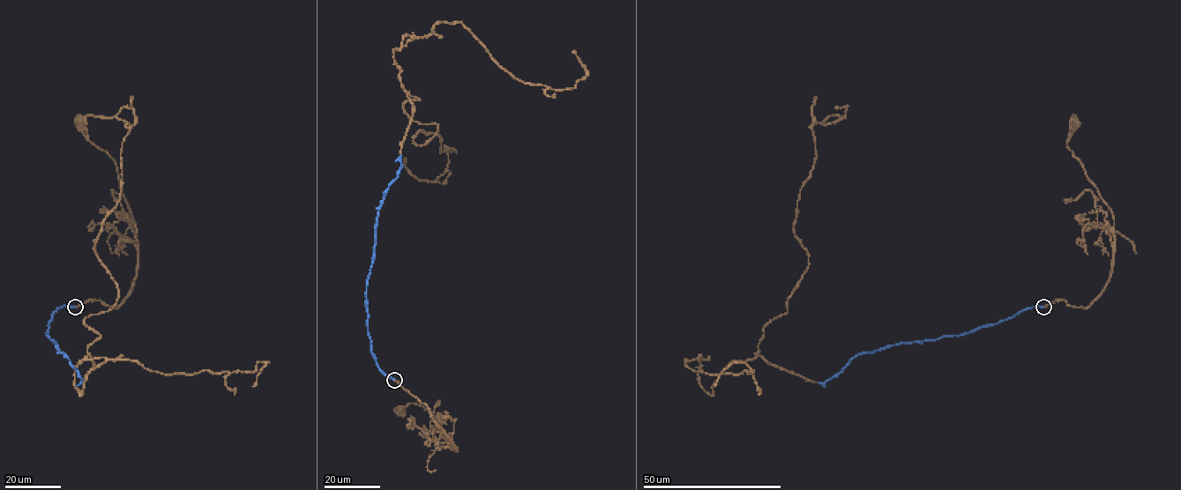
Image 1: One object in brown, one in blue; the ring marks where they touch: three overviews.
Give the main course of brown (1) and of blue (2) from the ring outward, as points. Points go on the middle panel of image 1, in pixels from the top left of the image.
1: (394, 380), (427, 407), (457, 450), (439, 434), (435, 418), (427, 409), (409, 404), (399, 411)
2: (394, 380), (383, 371), (370, 348), (366, 286), (380, 201), (401, 166), (399, 160), (395, 161)

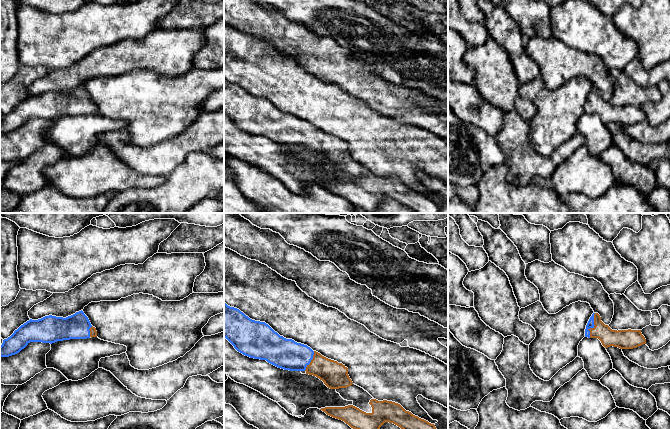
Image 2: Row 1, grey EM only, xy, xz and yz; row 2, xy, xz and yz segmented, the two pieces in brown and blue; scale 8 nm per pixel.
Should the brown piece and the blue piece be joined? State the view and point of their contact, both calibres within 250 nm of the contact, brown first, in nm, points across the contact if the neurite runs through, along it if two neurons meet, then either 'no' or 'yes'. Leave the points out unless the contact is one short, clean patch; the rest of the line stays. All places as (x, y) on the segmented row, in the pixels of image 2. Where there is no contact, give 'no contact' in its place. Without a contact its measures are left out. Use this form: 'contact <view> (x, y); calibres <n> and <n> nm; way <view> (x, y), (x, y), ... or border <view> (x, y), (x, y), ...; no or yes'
contact yz (594, 326); calibres 150 and 60 nm; yes

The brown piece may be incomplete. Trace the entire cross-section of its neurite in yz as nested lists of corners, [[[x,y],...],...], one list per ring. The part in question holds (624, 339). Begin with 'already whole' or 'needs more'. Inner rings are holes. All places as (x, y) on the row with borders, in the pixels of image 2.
needs more | [[[593,313],[590,317],[586,325],[585,337],[598,338],[605,348],[613,346],[620,349],[633,349],[646,344],[641,330],[612,330],[601,321],[598,313]]]

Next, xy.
needs more | [[[82,310],[66,318],[49,315],[38,320],[30,319],[3,340],[0,356],[15,355],[30,342],[52,344],[57,341],[90,337],[97,337],[97,331]]]

